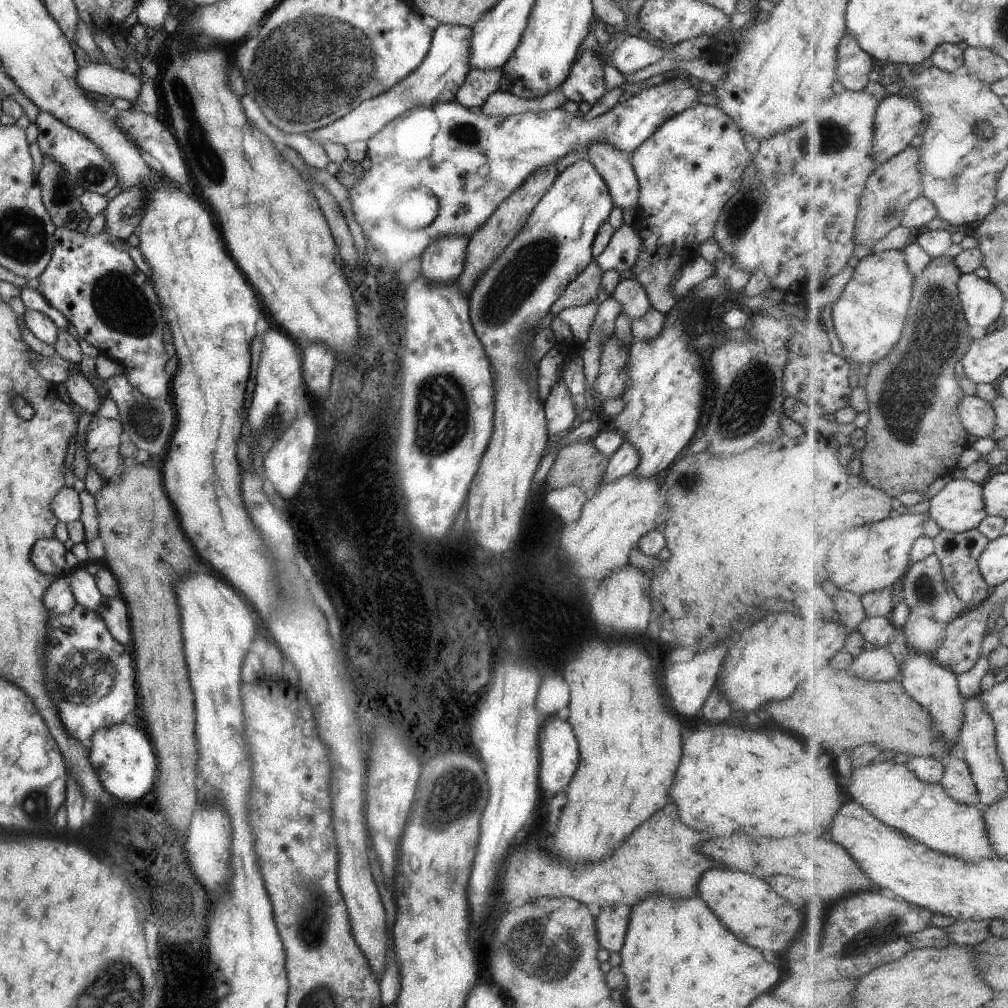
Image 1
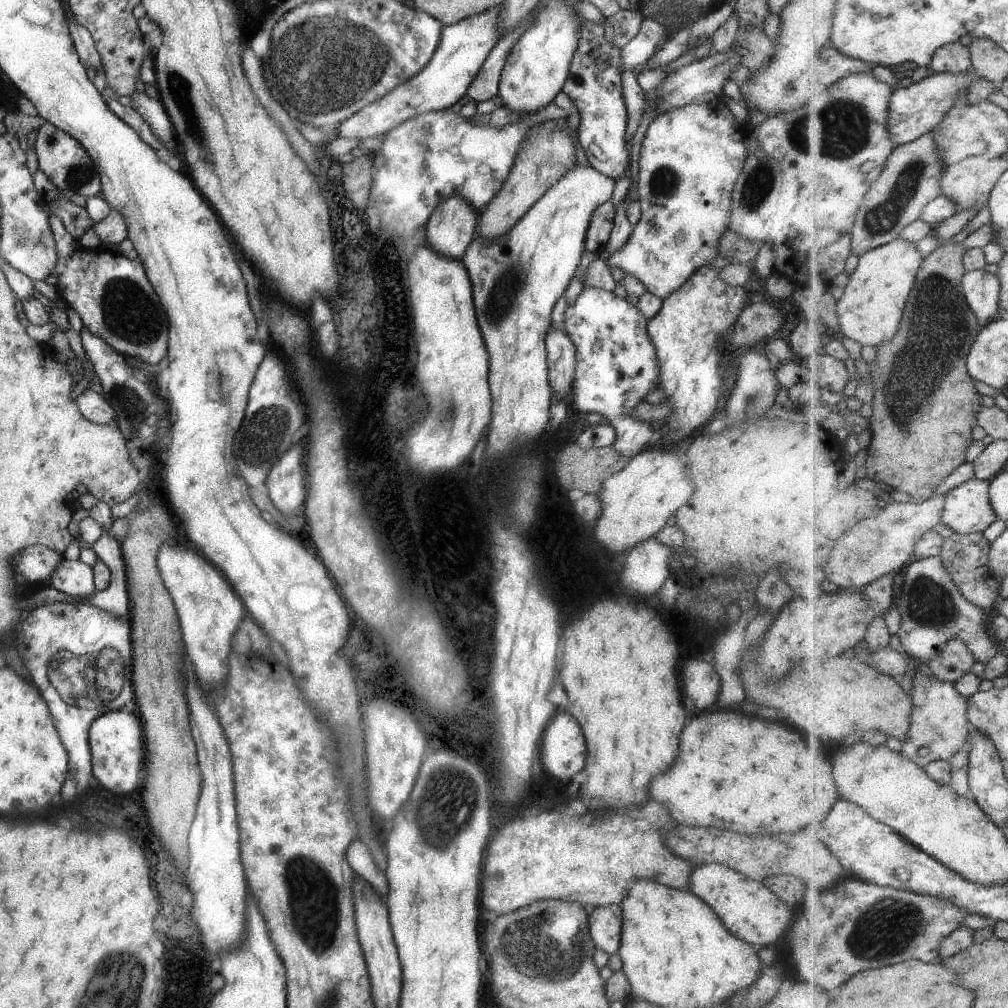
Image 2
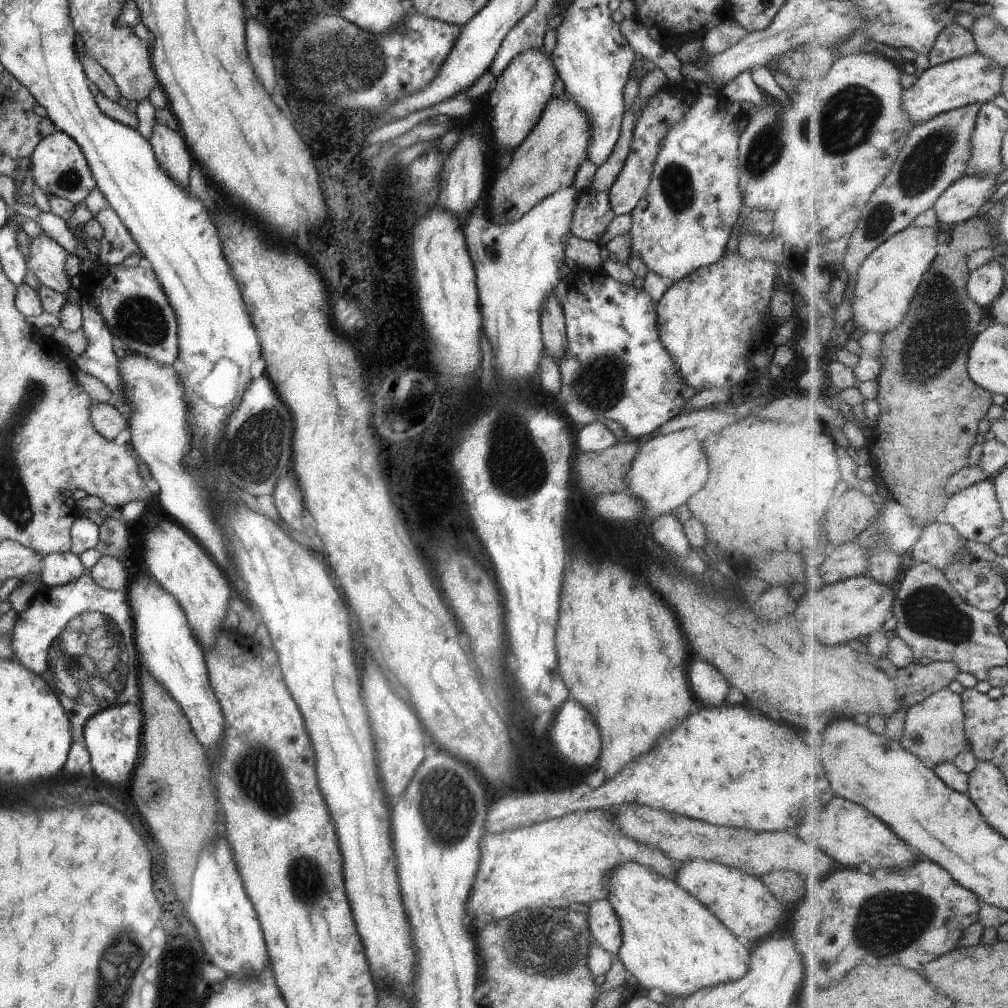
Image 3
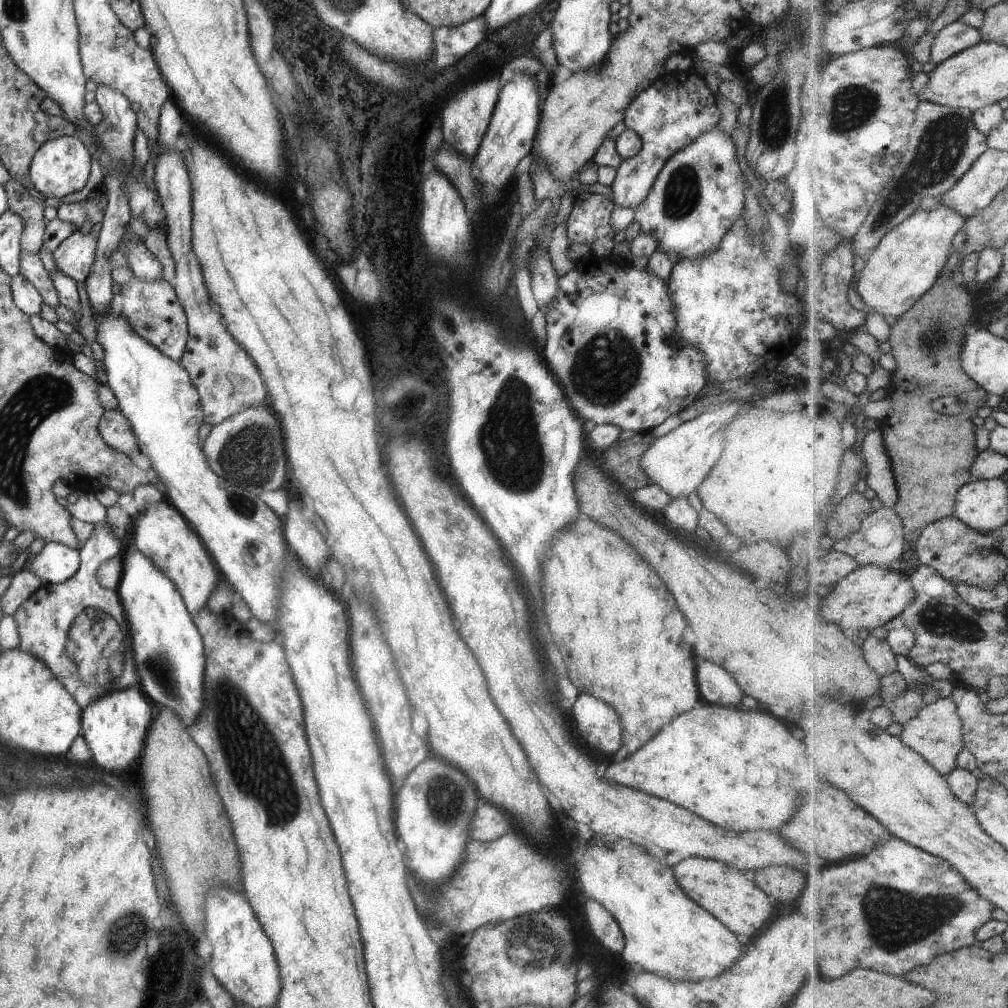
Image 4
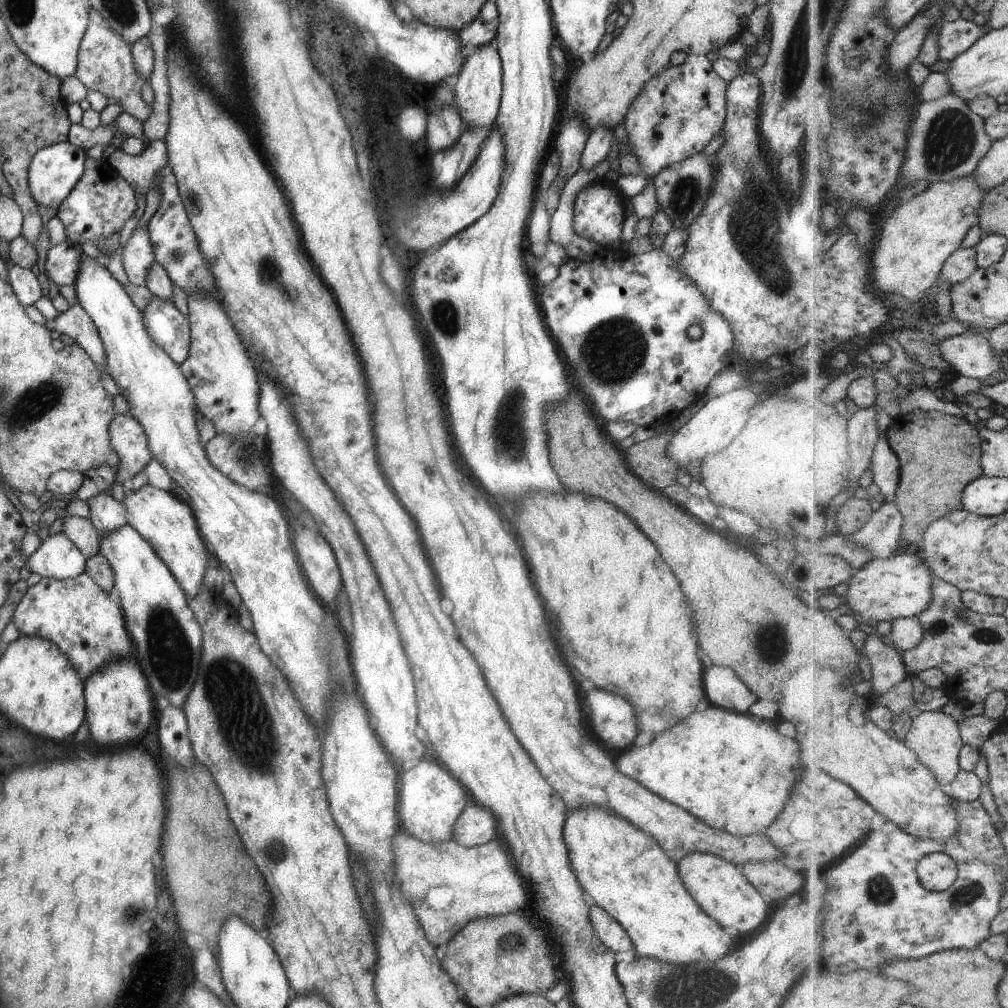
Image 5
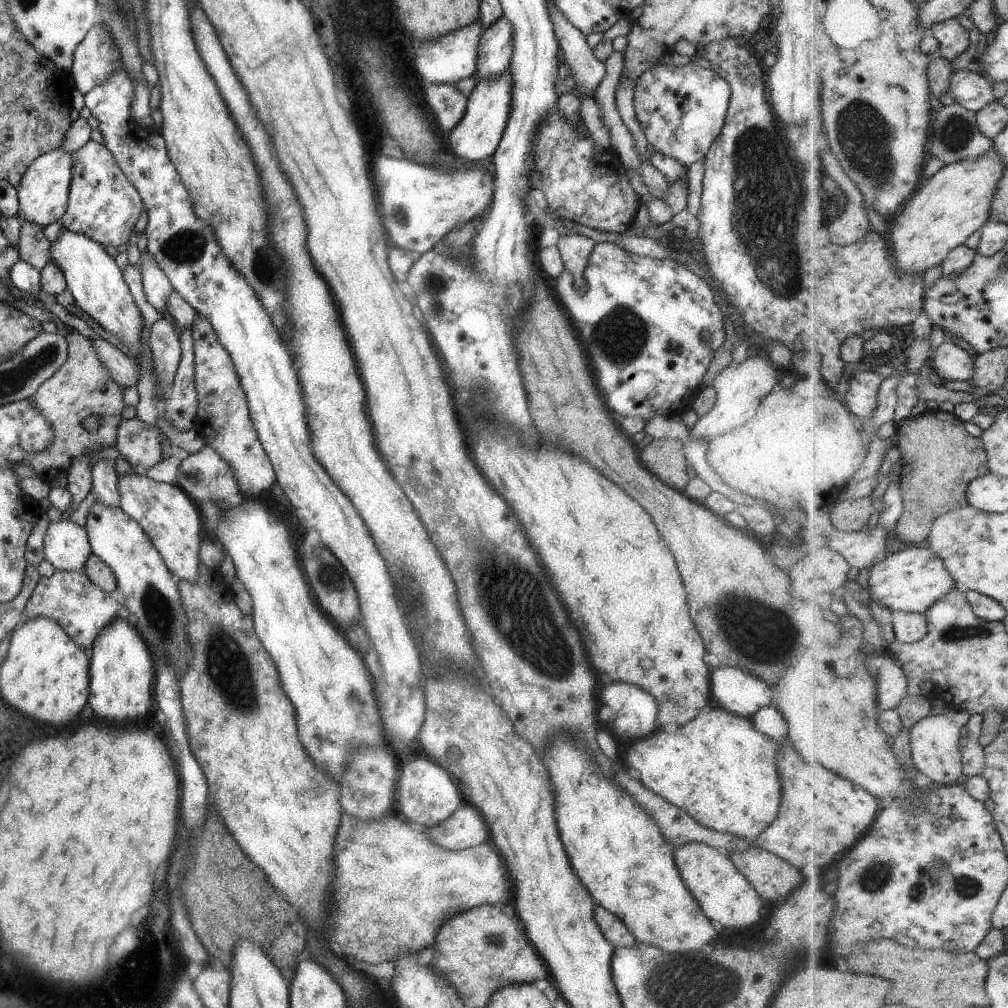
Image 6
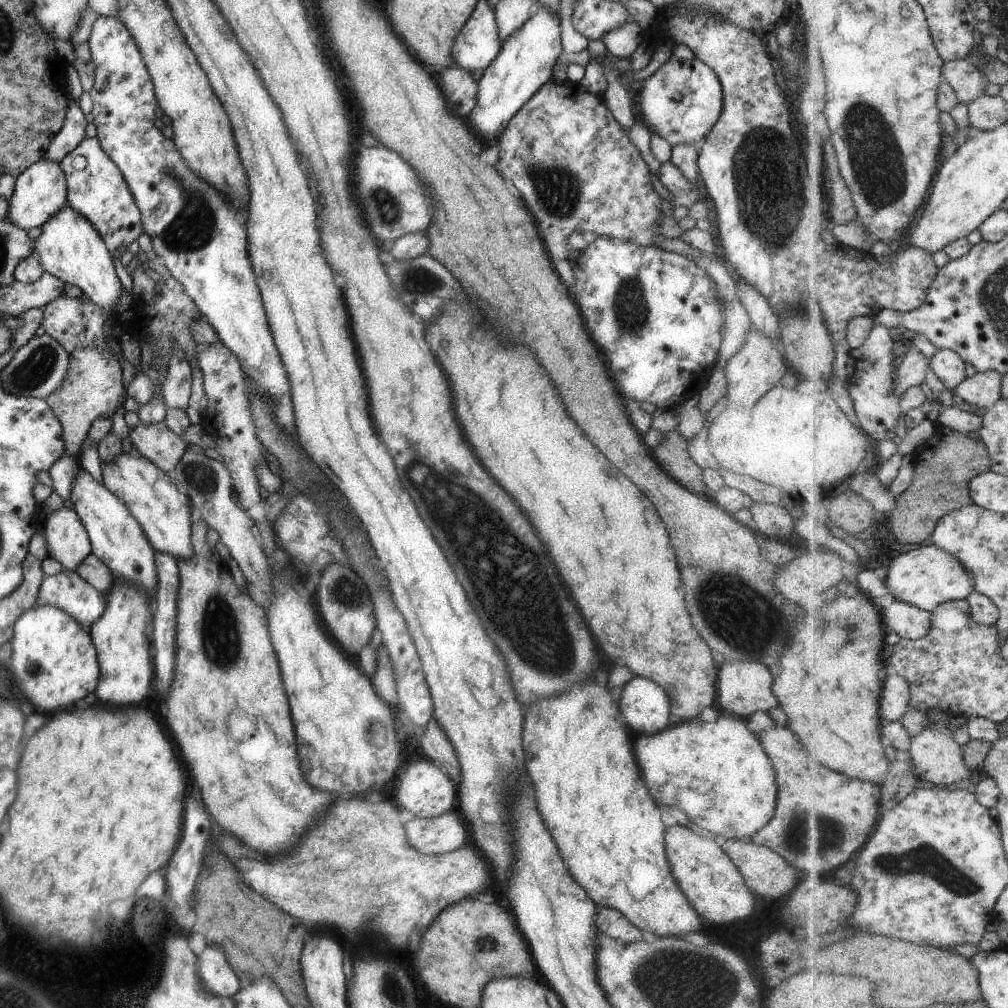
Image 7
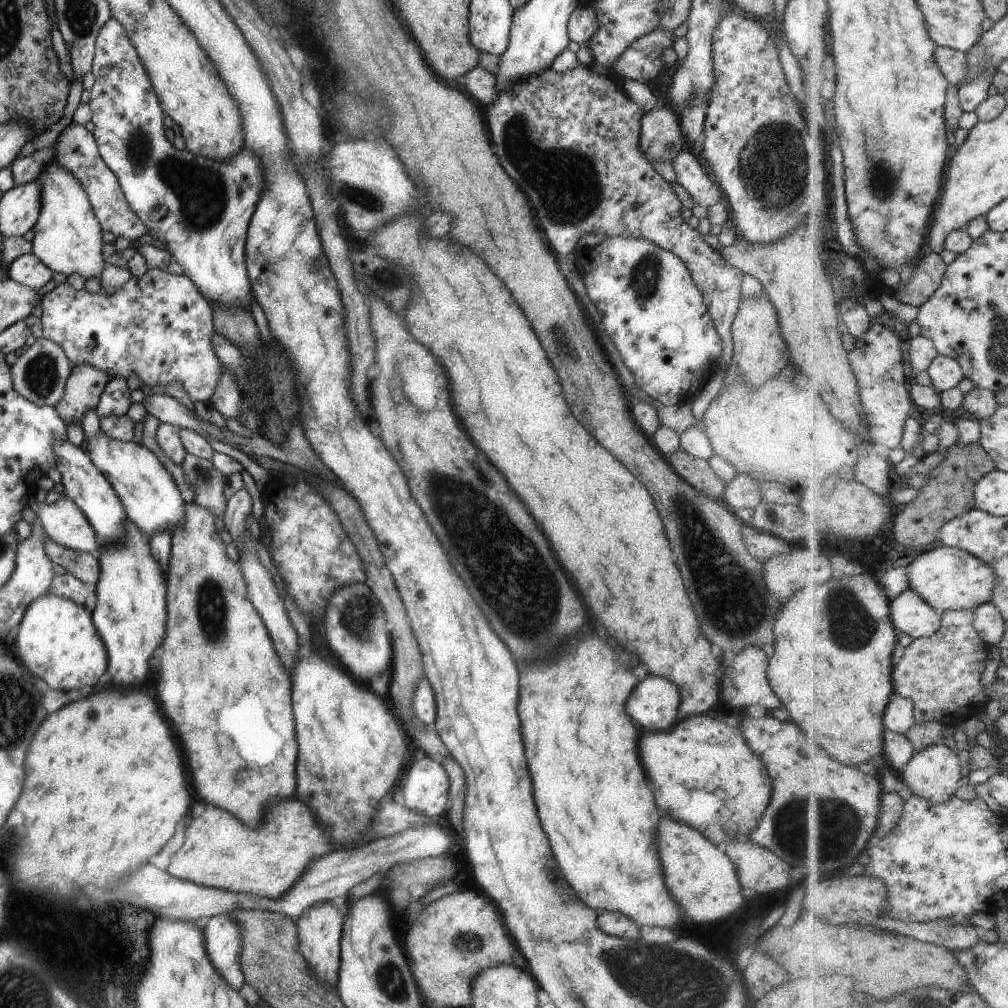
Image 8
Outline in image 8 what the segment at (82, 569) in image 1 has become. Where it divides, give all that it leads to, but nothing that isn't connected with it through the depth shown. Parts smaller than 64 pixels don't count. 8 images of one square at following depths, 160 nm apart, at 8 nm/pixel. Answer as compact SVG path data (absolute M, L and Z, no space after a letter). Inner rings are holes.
M62 494L51 504L31 503L31 508L49 539L74 551L96 552L99 544L94 530L69 497Z

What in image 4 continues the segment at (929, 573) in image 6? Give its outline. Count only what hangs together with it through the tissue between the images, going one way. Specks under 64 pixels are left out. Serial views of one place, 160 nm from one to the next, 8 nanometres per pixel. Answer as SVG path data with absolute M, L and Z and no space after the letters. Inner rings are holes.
M879 565L860 566L836 587L824 591L820 610L822 617L838 624L845 633L860 635L881 633L881 626L897 618L917 598L911 577L899 569Z

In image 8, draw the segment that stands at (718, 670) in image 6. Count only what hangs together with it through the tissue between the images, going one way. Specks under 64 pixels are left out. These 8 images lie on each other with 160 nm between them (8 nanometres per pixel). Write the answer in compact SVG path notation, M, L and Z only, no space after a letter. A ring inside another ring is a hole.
M746 646L736 655L727 655L721 678L722 698L731 708L741 708L744 712L749 705L761 705L764 709L773 710L781 706L781 702L772 694L771 687L766 679L768 658L759 647Z

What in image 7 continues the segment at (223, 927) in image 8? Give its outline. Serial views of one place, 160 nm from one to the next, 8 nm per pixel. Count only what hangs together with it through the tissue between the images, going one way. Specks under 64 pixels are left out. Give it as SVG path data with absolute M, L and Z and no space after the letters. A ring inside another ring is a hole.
M206 944L196 956L203 988L217 996L232 997L240 989L239 979L227 962L221 947Z

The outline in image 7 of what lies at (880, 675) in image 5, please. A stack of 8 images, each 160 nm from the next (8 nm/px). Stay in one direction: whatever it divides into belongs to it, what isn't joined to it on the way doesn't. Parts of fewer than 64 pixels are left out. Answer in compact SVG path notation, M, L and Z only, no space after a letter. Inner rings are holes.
M890 670L882 692L881 713L883 720L892 723L901 721L912 707L910 704L911 695L912 692L906 678Z

